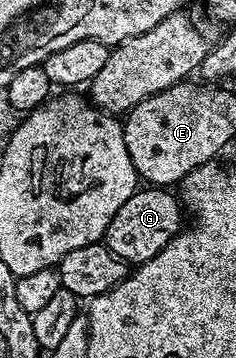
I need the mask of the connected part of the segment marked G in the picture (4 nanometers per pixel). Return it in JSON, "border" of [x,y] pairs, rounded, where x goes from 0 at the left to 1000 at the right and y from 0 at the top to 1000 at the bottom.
{"border":[[[699,522],[585,525],[555,556],[538,556],[538,567],[487,589],[487,612],[470,612],[436,665],[445,687],[564,746],[657,723],[657,712],[674,712],[674,701],[691,701],[691,690],[708,690],[708,679],[725,679],[725,668],[775,637],[771,564],[716,539],[729,536]]]}

